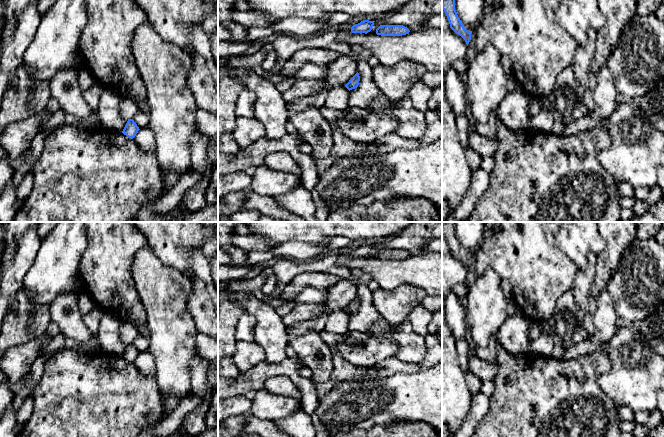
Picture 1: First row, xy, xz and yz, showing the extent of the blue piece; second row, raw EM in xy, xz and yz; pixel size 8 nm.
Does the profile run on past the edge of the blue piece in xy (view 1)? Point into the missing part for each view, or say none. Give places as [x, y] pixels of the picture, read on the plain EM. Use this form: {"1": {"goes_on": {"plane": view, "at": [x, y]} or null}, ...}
{"1": {"goes_on": null}}

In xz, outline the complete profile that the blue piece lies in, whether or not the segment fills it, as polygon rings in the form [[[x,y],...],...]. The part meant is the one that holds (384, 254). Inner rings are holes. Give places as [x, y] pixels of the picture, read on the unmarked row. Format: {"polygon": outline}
{"polygon": [[[380,249],[376,253],[376,258],[381,260],[402,260],[409,256],[410,254],[403,249]]]}

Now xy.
{"polygon": [[[128,343],[122,357],[126,359],[128,362],[133,363],[139,355],[139,351],[134,346],[133,343]]]}

